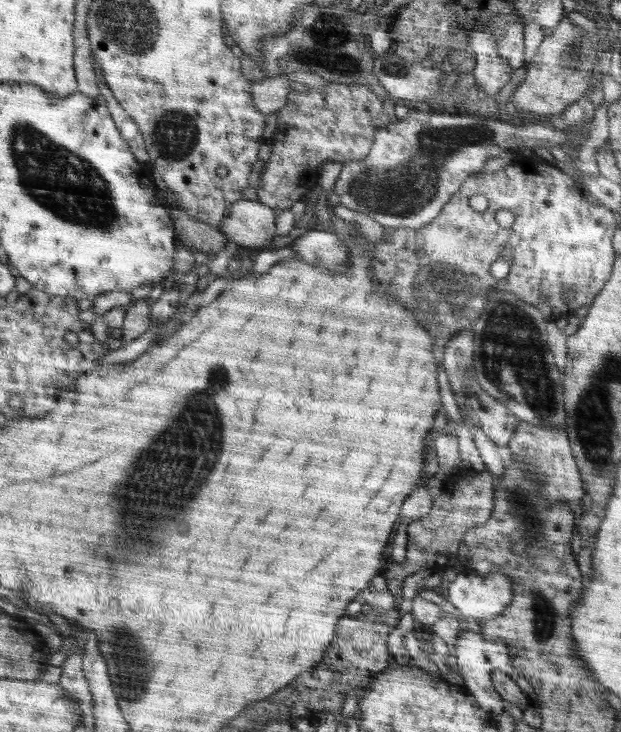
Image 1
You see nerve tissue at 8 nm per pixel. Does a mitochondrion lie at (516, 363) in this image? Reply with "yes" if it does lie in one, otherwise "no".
yes

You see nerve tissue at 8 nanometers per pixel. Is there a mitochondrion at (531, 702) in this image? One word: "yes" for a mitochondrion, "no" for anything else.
no

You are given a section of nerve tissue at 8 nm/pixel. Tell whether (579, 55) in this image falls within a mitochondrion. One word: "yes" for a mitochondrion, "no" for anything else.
yes

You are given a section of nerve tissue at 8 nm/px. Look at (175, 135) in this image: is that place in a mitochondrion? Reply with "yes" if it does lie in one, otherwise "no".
yes

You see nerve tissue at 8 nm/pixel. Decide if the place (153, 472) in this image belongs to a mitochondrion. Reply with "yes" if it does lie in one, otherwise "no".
yes

